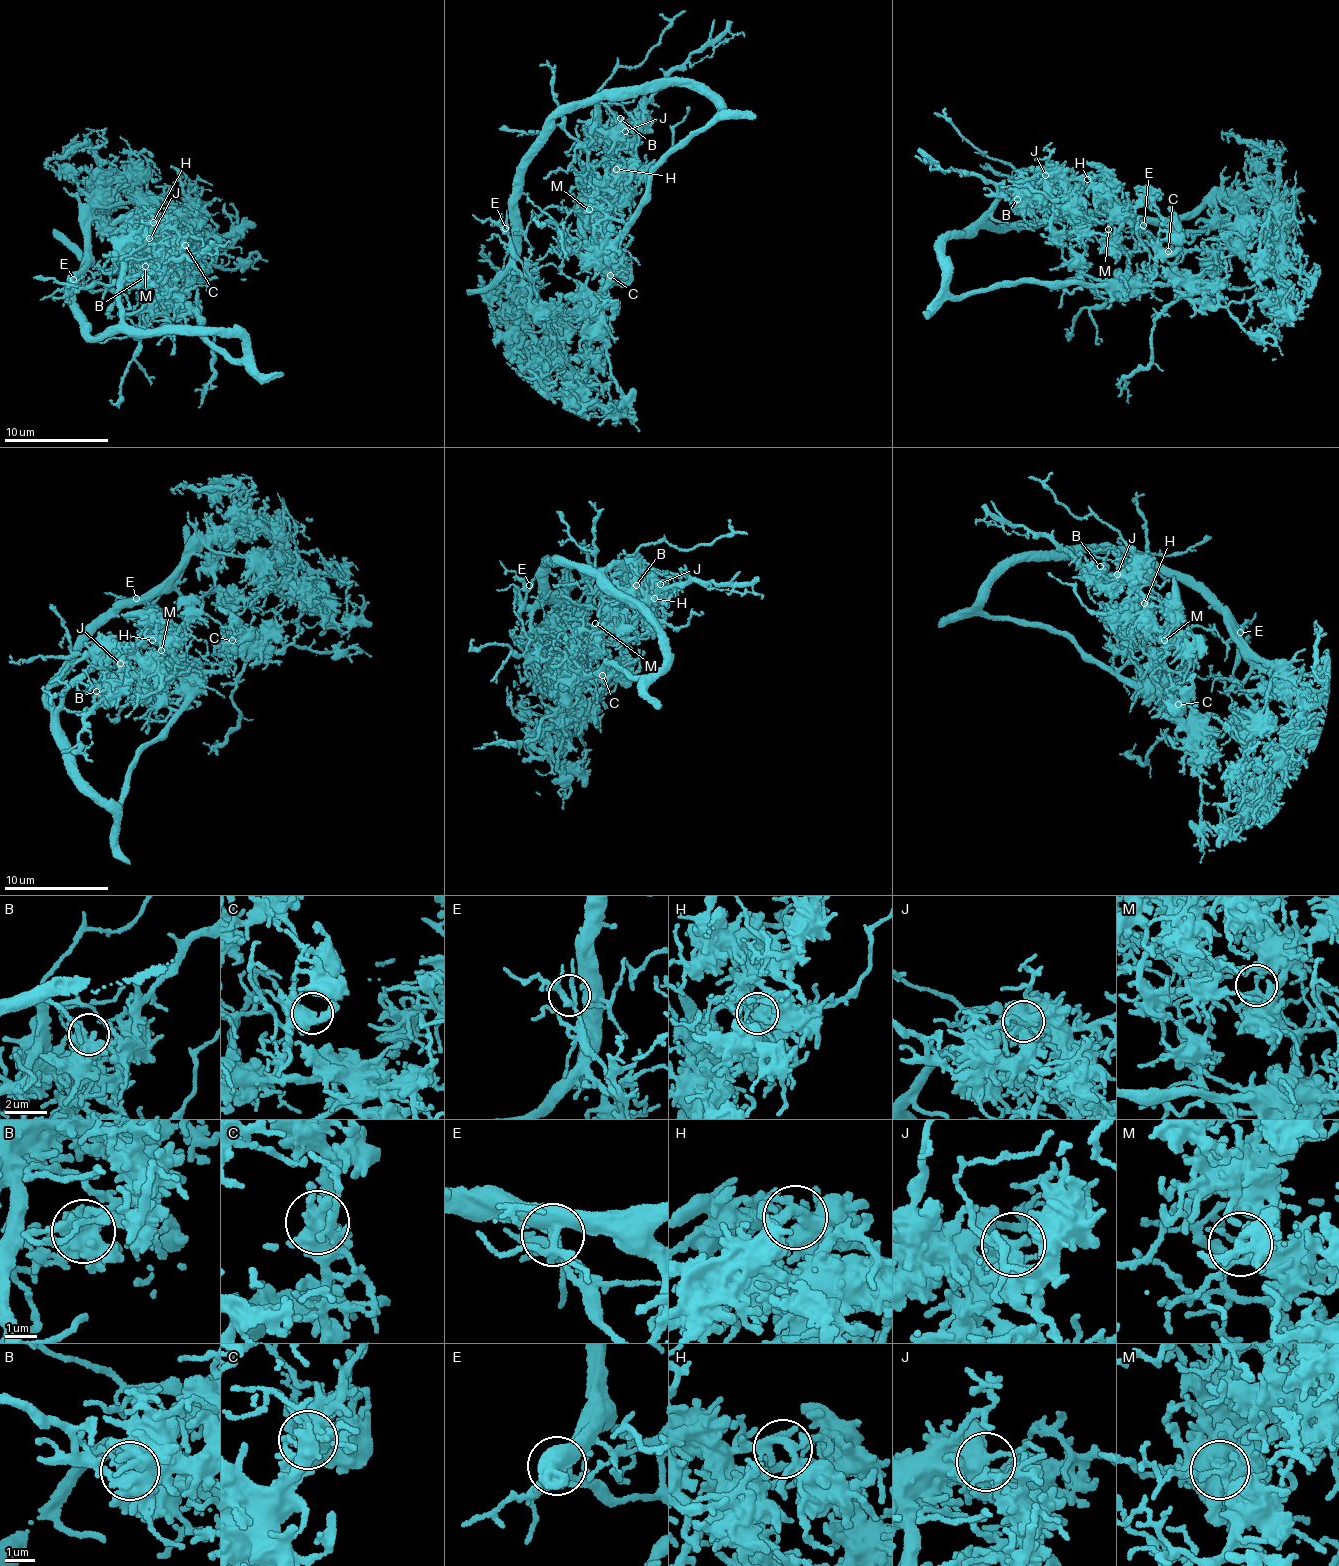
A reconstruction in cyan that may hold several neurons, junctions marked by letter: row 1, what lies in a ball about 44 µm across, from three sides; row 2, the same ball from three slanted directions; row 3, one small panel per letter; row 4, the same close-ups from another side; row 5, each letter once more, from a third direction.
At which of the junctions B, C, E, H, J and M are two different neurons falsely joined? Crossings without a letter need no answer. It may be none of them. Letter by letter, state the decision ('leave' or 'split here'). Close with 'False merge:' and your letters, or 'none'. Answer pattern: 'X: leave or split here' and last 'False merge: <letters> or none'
B: leave
C: leave
E: leave
H: leave
J: leave
M: leave
False merge: none

